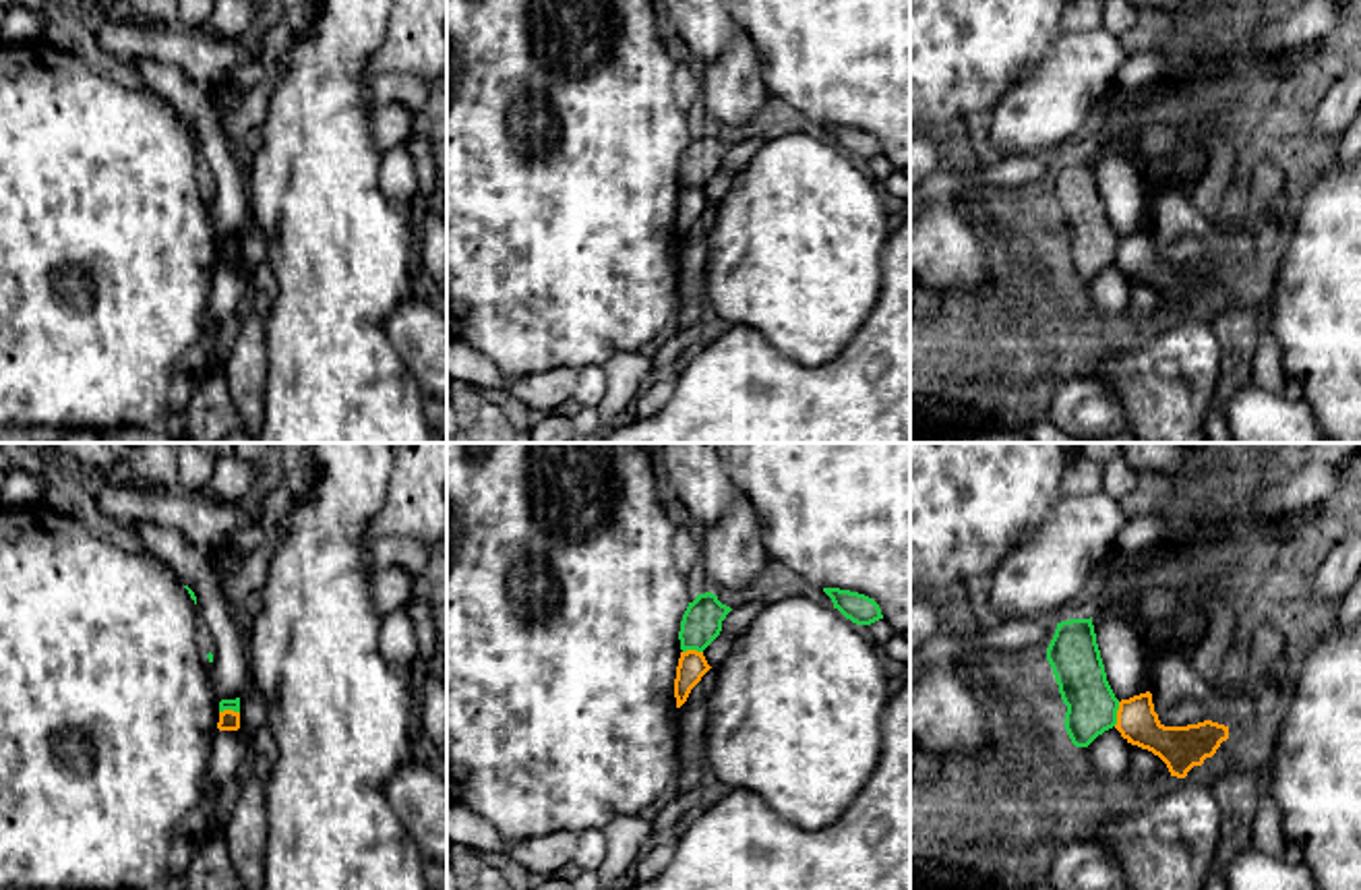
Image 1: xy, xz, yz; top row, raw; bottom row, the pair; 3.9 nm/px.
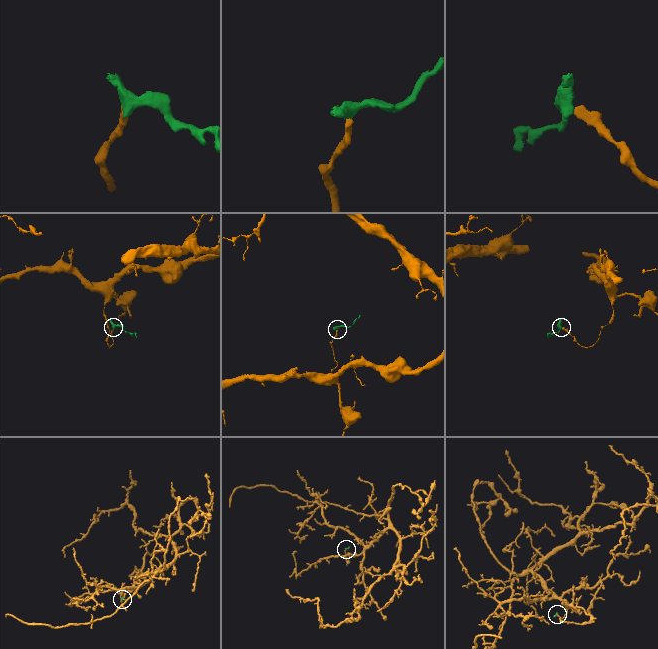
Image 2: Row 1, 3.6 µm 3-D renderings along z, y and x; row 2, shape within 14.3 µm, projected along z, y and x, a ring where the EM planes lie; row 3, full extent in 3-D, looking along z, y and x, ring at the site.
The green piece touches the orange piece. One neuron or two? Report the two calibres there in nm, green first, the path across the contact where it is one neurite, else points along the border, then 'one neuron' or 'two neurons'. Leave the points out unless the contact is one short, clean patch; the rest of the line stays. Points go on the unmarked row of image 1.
200 nm thick on the green side, 160 nm on the other; border along yz (1120, 239), (1113, 261); two neurons

